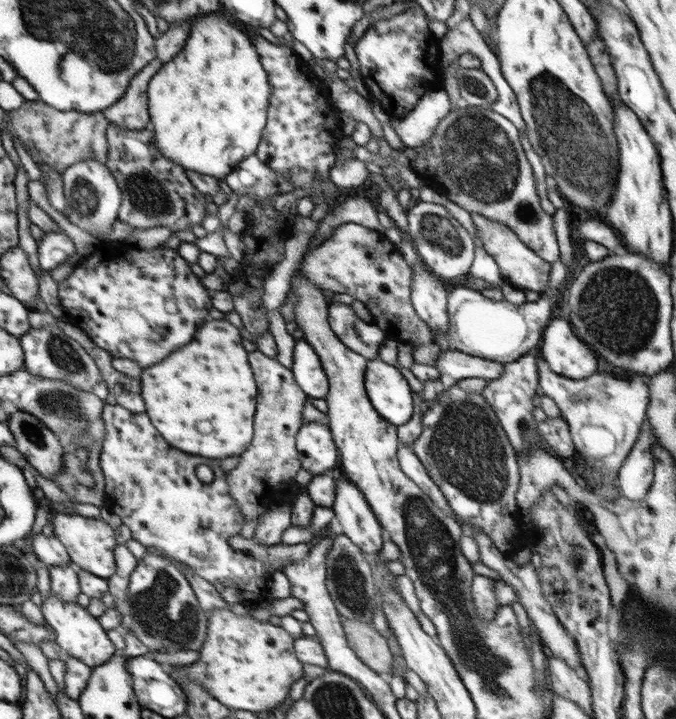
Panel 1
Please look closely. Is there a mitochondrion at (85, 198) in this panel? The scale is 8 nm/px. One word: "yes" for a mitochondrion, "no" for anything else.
yes

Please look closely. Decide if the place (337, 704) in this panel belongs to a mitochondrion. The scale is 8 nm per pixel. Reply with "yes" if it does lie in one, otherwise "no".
yes

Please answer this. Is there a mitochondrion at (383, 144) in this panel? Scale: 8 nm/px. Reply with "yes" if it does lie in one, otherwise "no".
no

